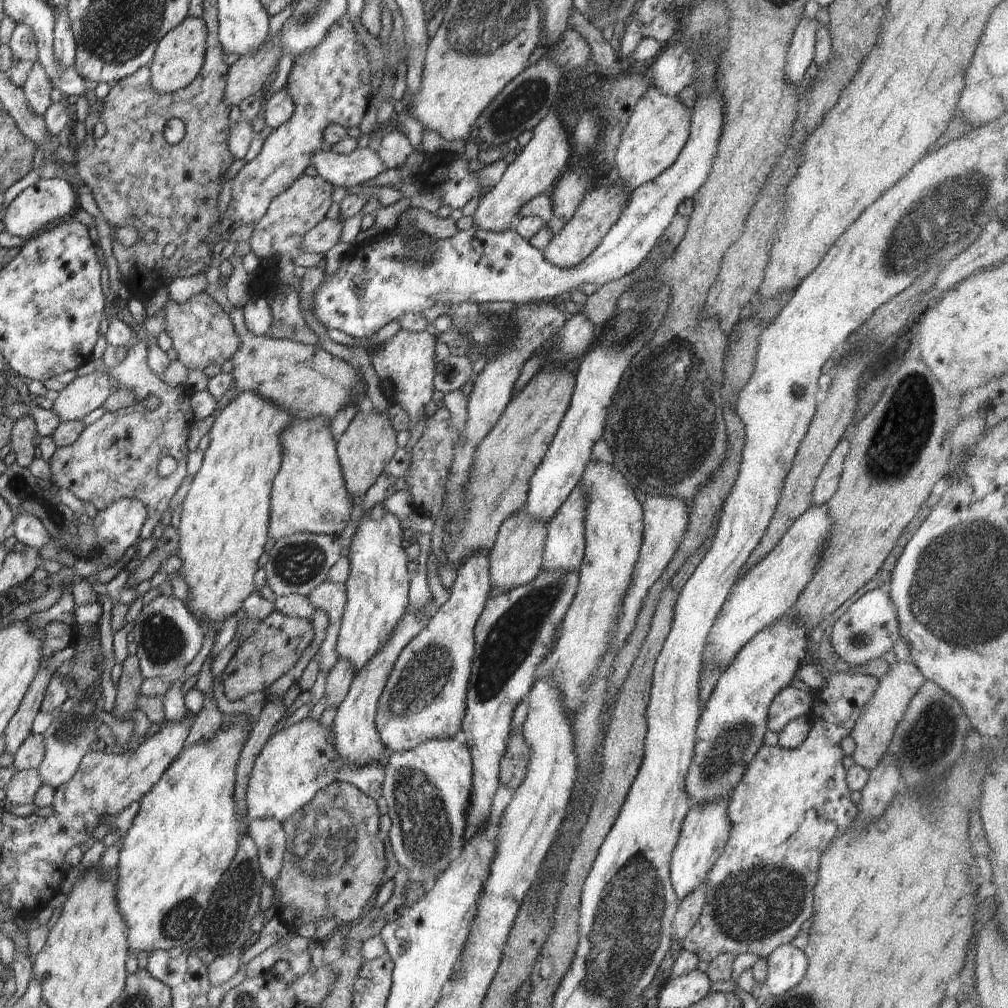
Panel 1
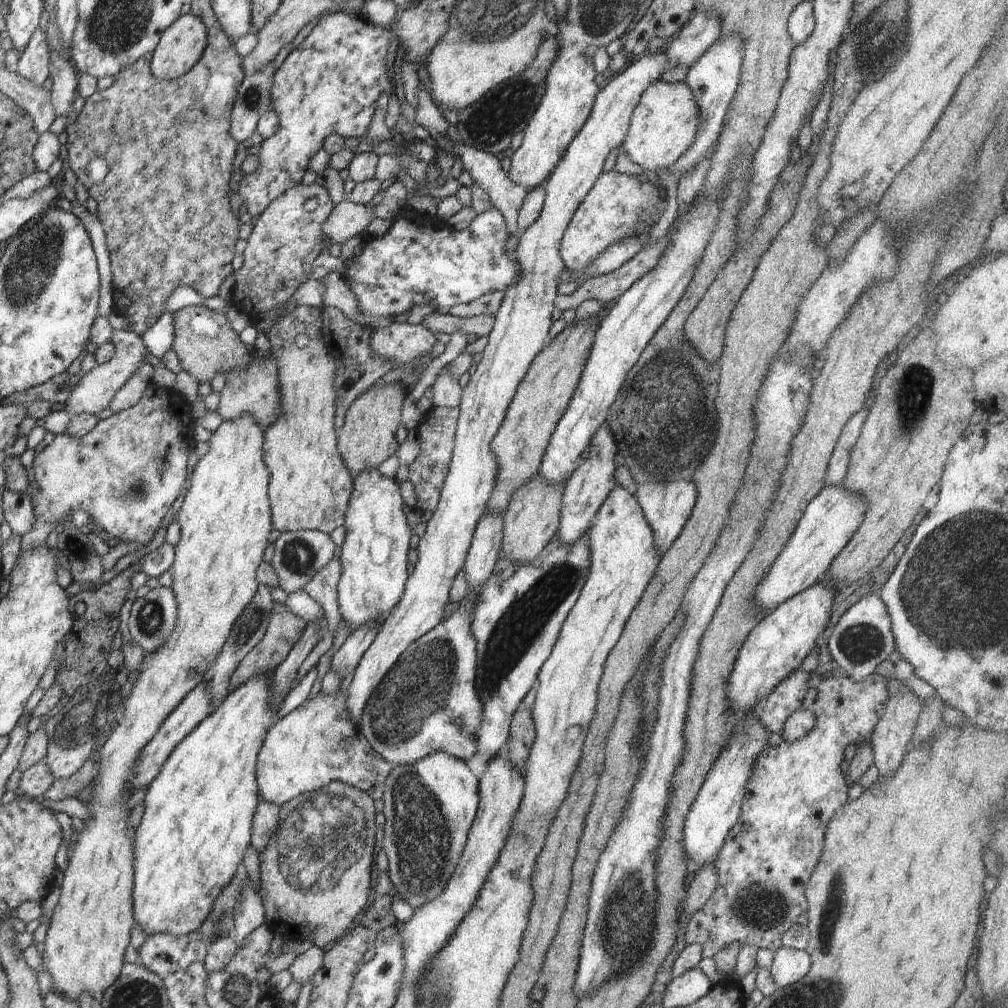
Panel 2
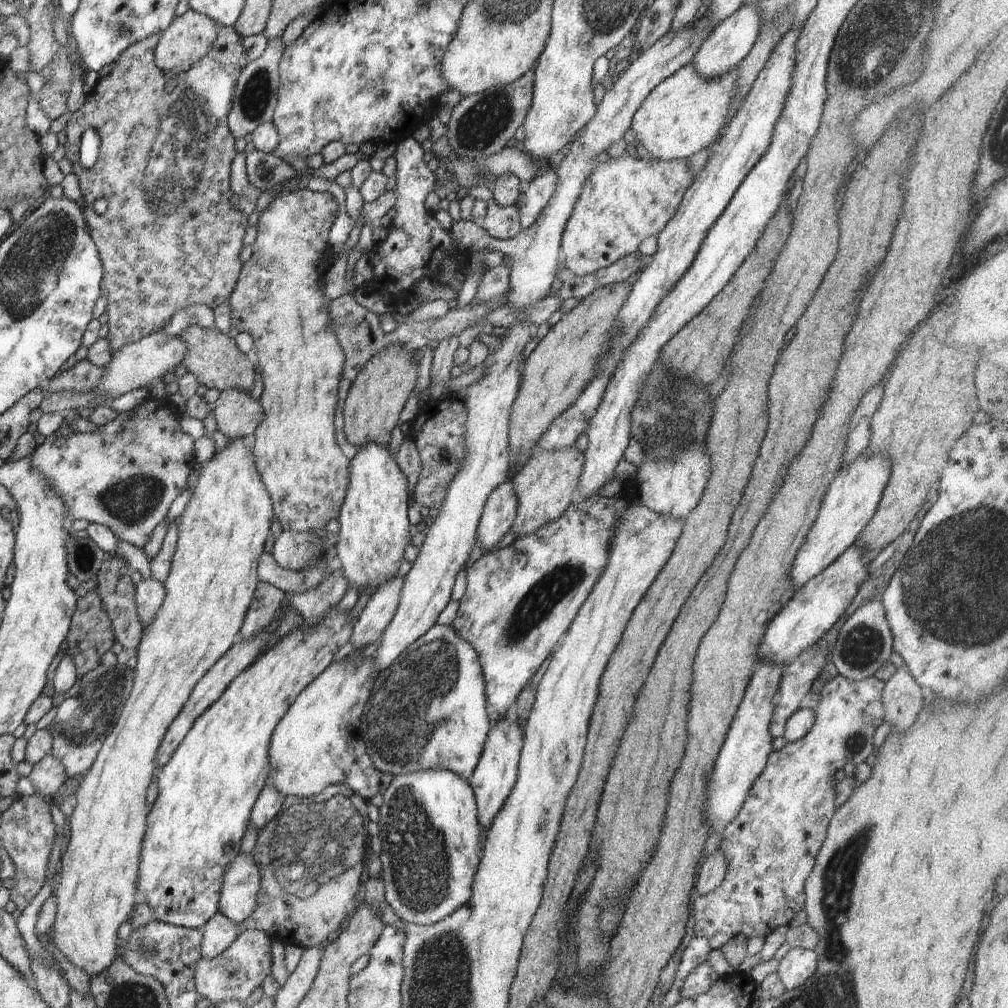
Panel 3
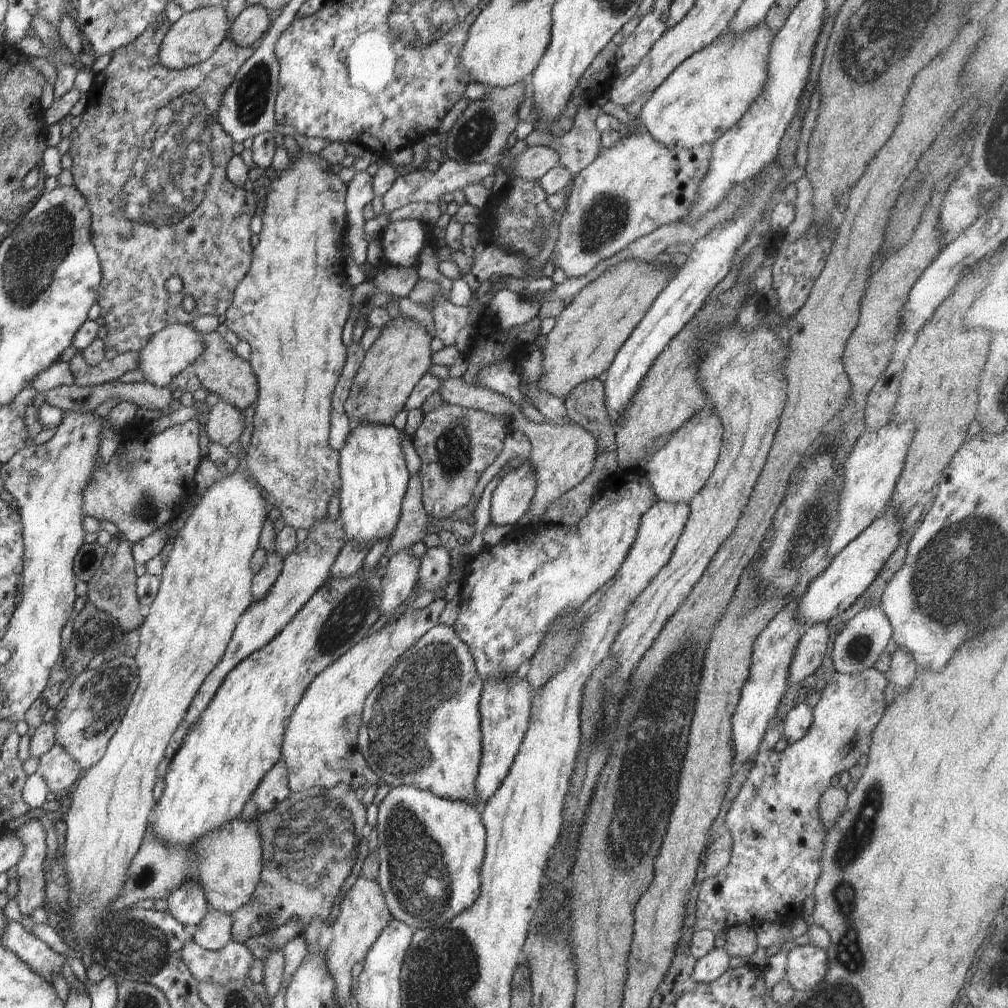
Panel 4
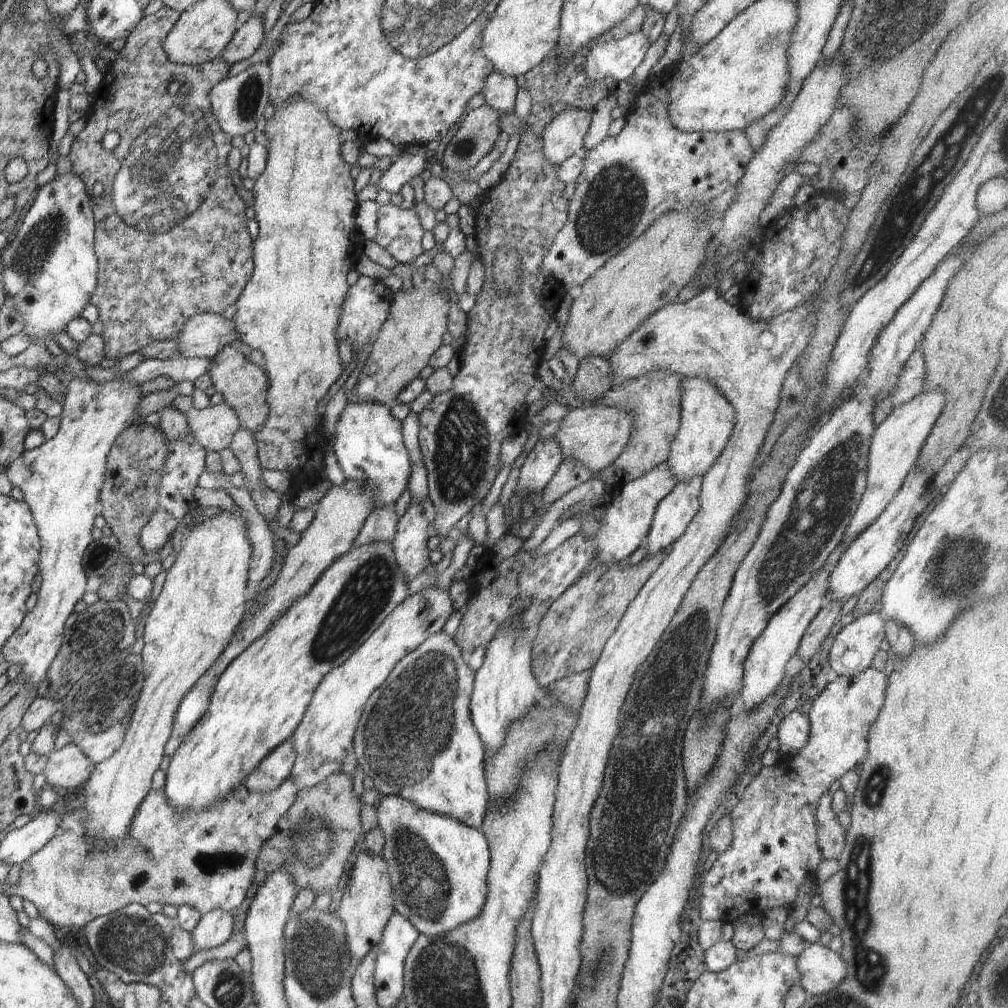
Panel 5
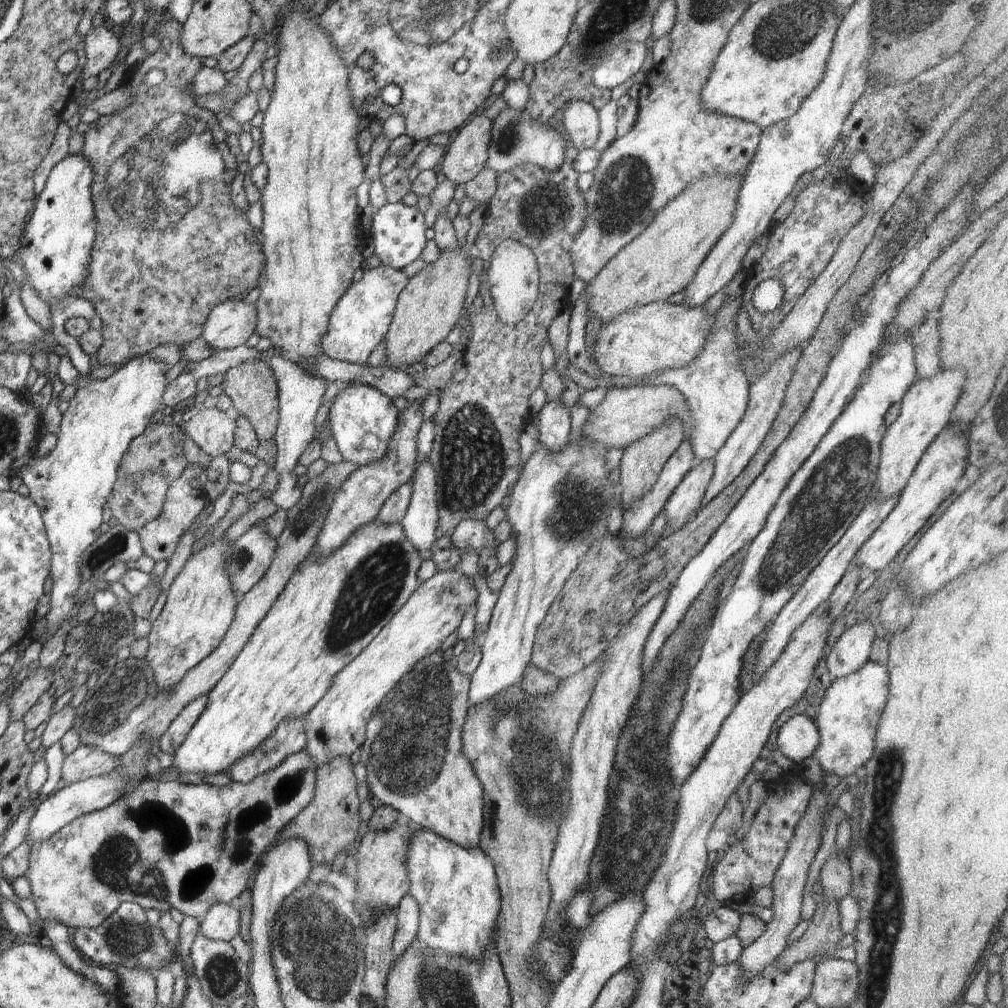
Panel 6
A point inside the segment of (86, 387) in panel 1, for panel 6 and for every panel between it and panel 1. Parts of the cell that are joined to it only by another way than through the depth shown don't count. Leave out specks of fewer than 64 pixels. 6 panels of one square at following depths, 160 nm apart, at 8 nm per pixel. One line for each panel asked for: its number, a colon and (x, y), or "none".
2: (97, 388)
3: (136, 365)
4: (175, 348)
5: (204, 335)
6: (230, 324)

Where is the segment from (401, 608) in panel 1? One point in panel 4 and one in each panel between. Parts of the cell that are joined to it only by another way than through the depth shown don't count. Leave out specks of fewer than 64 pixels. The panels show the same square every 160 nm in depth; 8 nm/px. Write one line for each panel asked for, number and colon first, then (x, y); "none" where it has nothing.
2: (374, 558)
3: (374, 531)
4: (373, 470)

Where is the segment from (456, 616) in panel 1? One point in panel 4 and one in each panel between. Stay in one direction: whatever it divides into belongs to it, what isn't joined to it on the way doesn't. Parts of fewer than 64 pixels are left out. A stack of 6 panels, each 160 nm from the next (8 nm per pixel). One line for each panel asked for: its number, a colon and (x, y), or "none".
2: (427, 703)
3: (427, 710)
4: (421, 726)

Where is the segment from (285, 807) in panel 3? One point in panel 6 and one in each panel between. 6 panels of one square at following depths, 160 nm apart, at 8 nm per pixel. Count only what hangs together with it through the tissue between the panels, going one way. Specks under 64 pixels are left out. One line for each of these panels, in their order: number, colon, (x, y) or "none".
4: (309, 842)
5: (316, 836)
6: (330, 822)

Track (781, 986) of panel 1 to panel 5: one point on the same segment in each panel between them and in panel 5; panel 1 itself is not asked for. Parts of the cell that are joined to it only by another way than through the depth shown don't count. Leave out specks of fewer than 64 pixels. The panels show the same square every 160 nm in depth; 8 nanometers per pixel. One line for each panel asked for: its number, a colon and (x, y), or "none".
2: (789, 965)
3: (799, 964)
4: (807, 965)
5: (820, 969)

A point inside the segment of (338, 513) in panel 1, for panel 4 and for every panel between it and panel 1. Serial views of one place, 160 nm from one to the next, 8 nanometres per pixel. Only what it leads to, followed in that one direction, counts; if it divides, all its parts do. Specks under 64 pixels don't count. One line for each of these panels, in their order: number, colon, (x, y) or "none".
2: (310, 487)
3: (277, 299)
4: (292, 316)

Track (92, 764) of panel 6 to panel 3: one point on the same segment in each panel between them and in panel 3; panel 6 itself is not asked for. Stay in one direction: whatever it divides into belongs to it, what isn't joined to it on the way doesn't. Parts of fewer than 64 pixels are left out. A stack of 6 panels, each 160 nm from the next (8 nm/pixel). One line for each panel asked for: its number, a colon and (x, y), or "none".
3: (48, 776)
4: (60, 771)
5: (68, 768)

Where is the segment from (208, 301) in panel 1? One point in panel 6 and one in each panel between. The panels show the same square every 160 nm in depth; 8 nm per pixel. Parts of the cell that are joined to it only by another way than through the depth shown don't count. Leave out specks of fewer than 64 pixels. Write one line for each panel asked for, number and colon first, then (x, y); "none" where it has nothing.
2: (205, 343)
3: (212, 357)
4: (220, 370)
5: (244, 386)
6: (252, 387)

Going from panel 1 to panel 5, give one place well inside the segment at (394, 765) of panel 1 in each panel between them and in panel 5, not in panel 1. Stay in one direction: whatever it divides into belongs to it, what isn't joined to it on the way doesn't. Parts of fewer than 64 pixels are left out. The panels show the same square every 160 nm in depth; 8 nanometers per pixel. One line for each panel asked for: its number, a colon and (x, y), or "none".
2: (429, 807)
3: (431, 839)
4: (431, 850)
5: (438, 867)

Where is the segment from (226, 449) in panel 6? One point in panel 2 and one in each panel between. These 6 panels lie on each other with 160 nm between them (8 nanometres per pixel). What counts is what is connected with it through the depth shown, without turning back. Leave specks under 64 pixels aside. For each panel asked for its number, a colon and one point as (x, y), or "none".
2: (255, 391)
3: (237, 414)
4: (226, 423)
5: (213, 427)

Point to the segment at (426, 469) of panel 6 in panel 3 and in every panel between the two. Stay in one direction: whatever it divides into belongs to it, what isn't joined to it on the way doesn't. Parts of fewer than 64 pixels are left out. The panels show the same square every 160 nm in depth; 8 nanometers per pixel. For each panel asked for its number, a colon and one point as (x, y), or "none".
3: (379, 611)
4: (401, 570)
5: (410, 545)

